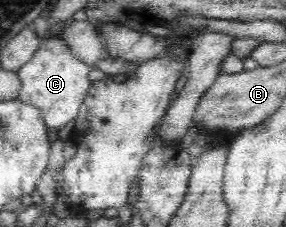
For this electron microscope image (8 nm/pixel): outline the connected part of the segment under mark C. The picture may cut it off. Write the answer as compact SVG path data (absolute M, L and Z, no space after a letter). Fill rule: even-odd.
M49 38L39 45L33 58L17 74L22 83L18 99L40 108L47 128L56 130L75 120L96 75L93 67L77 59L59 38Z

